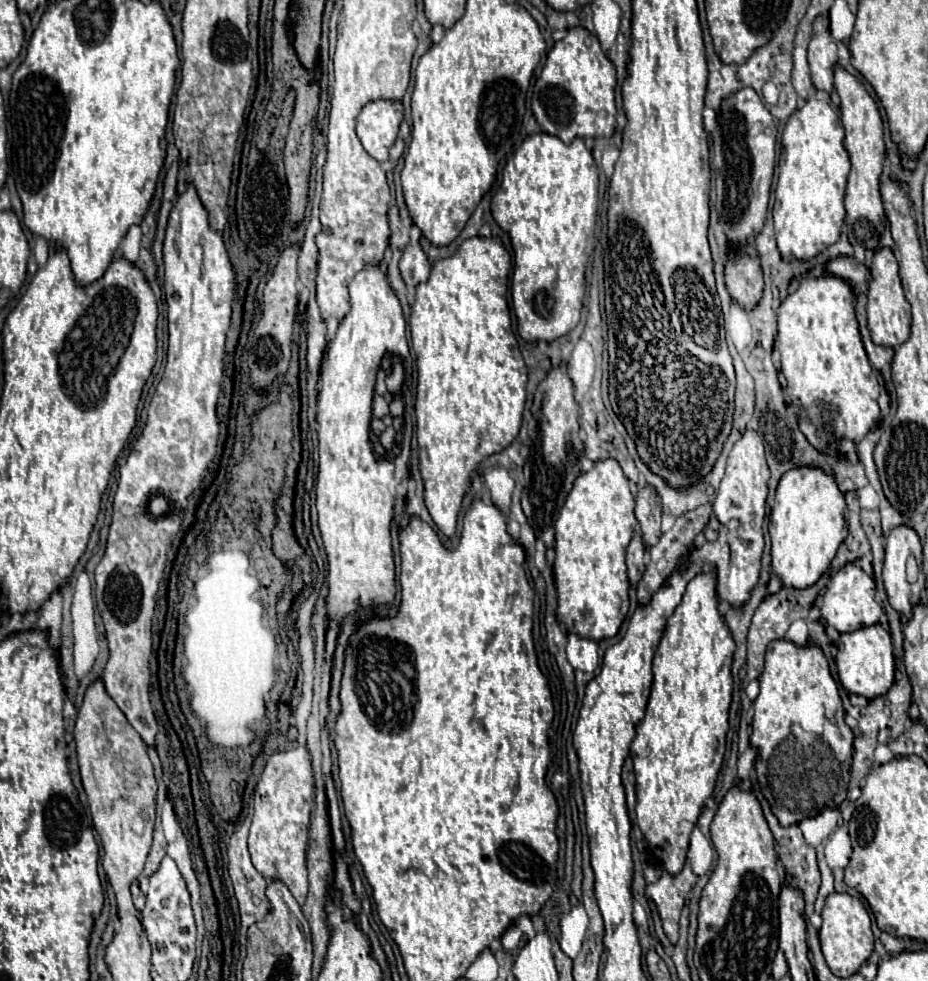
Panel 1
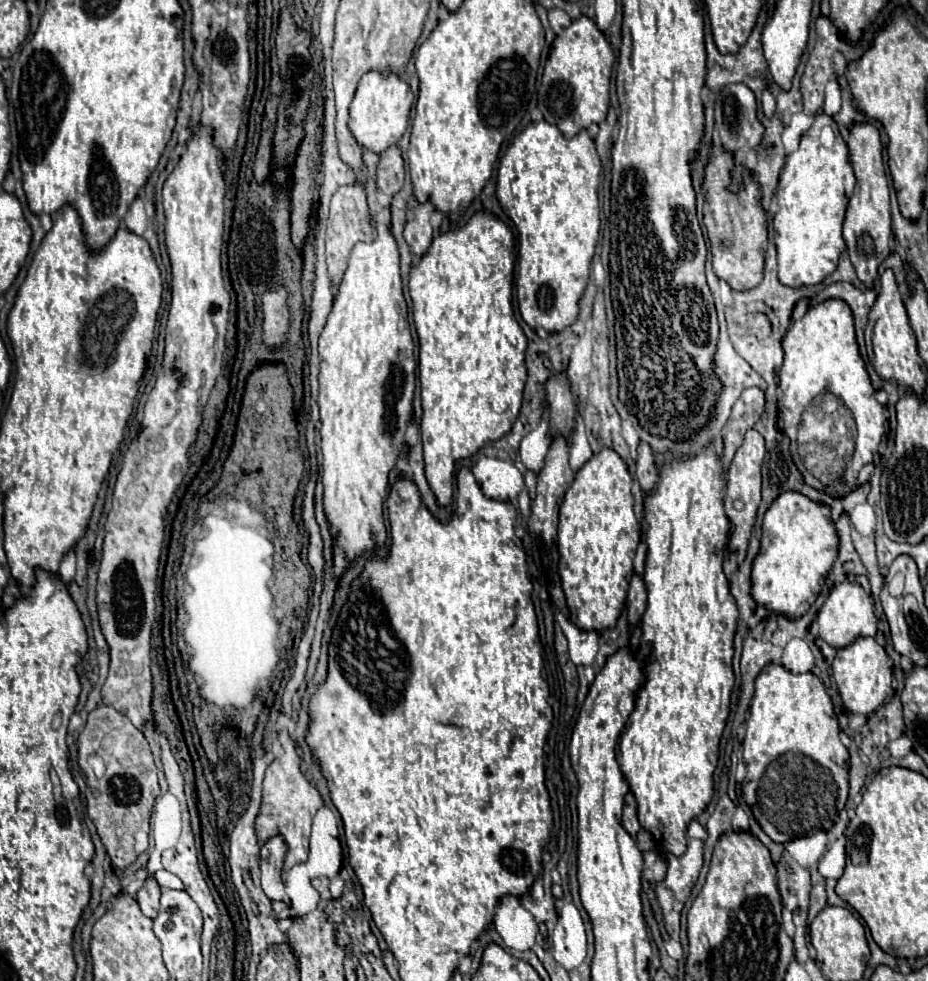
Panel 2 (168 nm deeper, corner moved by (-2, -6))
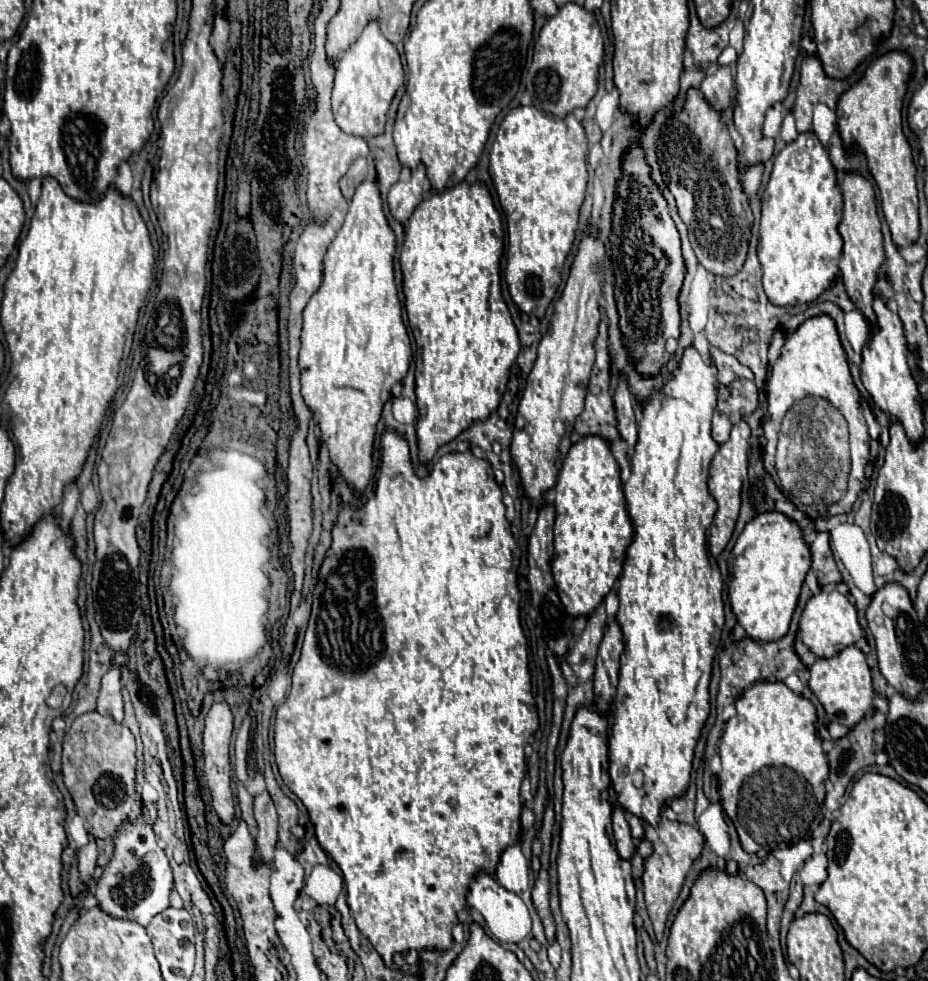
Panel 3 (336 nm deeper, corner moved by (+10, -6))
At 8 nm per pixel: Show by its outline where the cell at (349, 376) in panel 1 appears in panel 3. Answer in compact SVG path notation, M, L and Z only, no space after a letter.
M362 181L350 201L342 229L324 255L322 285L304 307L300 349L302 395L316 413L320 437L330 449L330 473L336 469L358 493L372 479L372 447L382 405L388 401L392 385L404 379L412 361L410 337L402 323L402 305L394 281L394 251L396 237L384 215L378 183Z

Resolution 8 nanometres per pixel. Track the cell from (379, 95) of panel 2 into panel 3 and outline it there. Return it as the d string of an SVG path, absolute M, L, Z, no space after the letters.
M372 19L364 27L362 35L340 55L340 63L336 67L332 111L340 129L360 137L372 137L382 133L388 107L402 83L404 83L404 69L396 45L382 35L380 21Z

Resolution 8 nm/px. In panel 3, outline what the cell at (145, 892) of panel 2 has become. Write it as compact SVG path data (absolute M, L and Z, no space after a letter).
M136 811L134 815L124 819L122 825L116 829L112 841L114 855L104 867L104 873L96 879L94 897L98 901L98 907L106 915L136 921L138 925L146 927L154 915L170 907L170 891L174 889L172 867L160 841L154 835L152 825L146 823L142 811Z

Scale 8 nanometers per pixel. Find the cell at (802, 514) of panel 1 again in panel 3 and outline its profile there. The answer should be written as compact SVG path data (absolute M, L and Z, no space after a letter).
M776 511L768 515L758 515L756 519L752 519L752 523L748 523L748 527L744 527L738 541L734 543L730 551L730 571L732 575L728 599L736 621L746 631L746 637L758 643L780 641L788 633L788 625L798 603L800 587L808 573L808 545L802 539L800 527L796 527L796 523L792 523L792 519L788 519L786 515L776 515Z

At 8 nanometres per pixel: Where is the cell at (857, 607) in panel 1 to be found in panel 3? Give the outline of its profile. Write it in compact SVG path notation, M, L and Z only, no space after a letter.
M822 591L806 603L800 617L800 639L816 657L828 659L840 653L844 647L854 645L860 637L862 637L862 627L858 623L856 609L846 595L838 591Z

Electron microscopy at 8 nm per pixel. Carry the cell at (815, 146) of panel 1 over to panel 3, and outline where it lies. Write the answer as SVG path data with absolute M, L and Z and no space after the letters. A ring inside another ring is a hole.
M808 133L798 135L794 143L788 143L786 149L774 159L772 177L762 195L762 221L760 221L760 239L758 239L758 259L762 263L762 287L768 299L774 305L804 305L816 301L838 277L838 261L842 253L842 239L838 233L838 223L842 219L842 193L838 191L836 169L828 159L826 149L806 149ZM806 151L810 157L808 167L796 167L792 159L800 159L800 153Z

